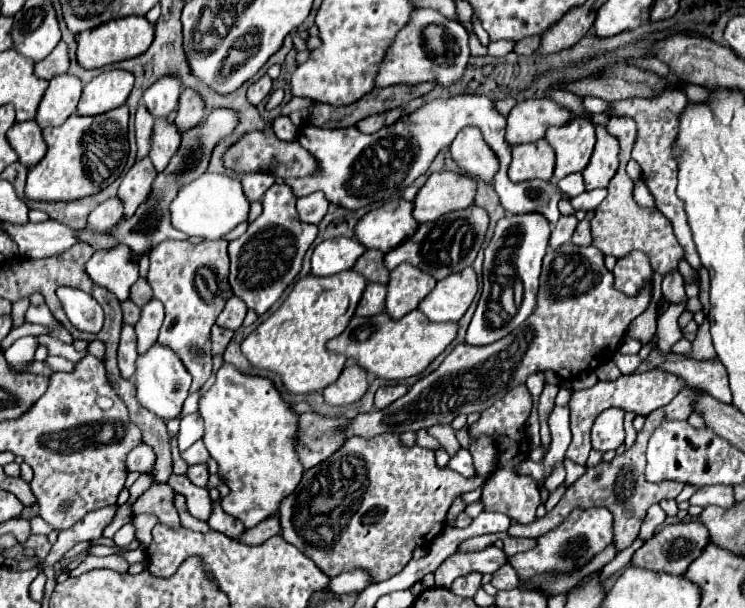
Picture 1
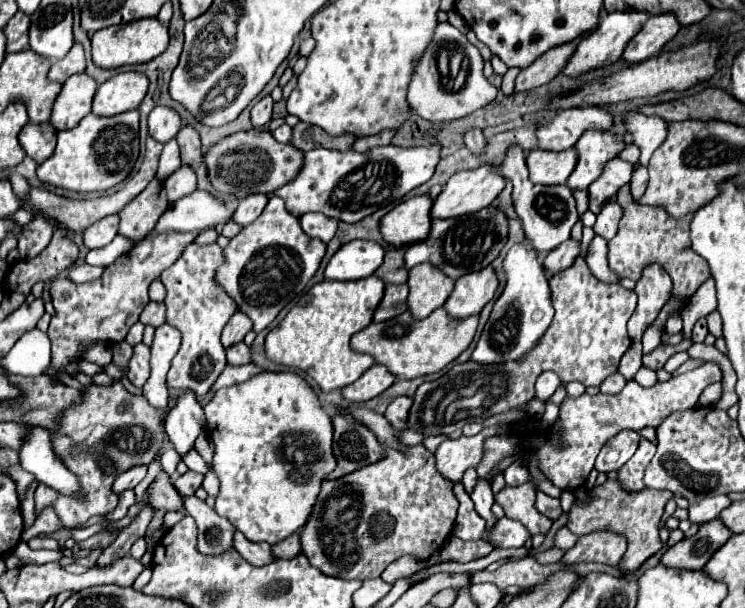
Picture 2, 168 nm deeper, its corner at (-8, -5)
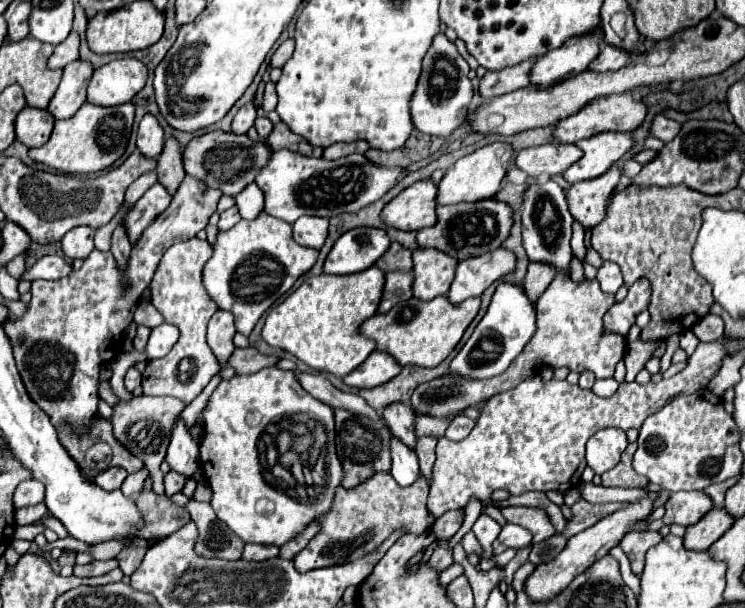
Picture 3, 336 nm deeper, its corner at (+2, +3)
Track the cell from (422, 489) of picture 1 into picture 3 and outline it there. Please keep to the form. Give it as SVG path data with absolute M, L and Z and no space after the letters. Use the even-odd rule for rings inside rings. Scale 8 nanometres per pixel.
M375 473L351 489L337 487L331 509L315 519L319 533L293 559L297 571L305 573L319 567L357 561L379 549L381 543L395 531L411 535L425 533L435 523L433 513L427 509L427 493L429 485L423 475L419 475L417 481L409 487L401 487L389 473Z

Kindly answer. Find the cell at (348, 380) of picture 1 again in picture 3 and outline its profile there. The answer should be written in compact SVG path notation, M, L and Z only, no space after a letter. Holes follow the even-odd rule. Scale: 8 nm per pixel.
M373 351L355 371L351 371L343 381L349 387L365 389L365 387L377 387L385 381L393 379L401 371L401 365L381 351Z

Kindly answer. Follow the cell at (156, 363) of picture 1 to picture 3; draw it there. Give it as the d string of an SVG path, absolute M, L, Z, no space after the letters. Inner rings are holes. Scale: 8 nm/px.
M183 417L175 419L165 461L171 465L173 471L191 477L199 467L197 455L199 455L199 443L191 439Z

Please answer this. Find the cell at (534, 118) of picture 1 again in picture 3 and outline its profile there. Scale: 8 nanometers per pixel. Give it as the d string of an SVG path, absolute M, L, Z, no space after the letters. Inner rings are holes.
M629 93L593 99L589 105L581 107L581 111L569 115L567 119L557 121L551 137L553 137L553 143L577 143L579 139L591 137L601 131L633 131L635 127L639 127L643 123L645 113L647 113L645 103L633 99Z

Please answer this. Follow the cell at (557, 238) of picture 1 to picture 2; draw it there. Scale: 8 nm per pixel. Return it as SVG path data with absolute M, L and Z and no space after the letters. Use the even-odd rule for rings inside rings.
M569 239L567 243L561 243L557 249L549 251L549 253L543 257L541 265L543 265L545 273L547 273L549 277L553 277L553 275L557 275L559 271L571 267L571 263L575 261L577 255L579 255L579 243L573 241L573 239Z

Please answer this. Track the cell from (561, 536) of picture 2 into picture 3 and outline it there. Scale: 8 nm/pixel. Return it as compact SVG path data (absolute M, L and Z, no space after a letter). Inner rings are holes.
M689 491L689 493L671 493L669 501L665 503L665 517L660 520L652 521L650 524L647 520L636 522L631 525L631 530L651 530L659 531L663 525L671 525L671 523L679 523L679 525L693 525L697 523L709 509L713 507L713 503L709 501L709 495L705 491Z

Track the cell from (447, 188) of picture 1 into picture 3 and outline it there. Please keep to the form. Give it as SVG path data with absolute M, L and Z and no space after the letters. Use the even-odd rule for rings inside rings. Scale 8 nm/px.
M491 143L461 157L451 169L445 171L443 179L439 181L437 205L457 205L463 201L481 201L493 197L501 187L509 159L511 159L511 145L507 143Z

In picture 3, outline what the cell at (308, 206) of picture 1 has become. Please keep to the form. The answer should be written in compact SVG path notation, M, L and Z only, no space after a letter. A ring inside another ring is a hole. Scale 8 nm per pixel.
M303 215L301 219L297 219L293 223L293 239L299 245L313 247L313 249L321 249L323 241L327 237L327 227L329 227L329 219Z

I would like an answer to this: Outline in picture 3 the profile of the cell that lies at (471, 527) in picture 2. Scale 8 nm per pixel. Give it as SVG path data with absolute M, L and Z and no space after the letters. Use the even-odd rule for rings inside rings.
M469 531L469 533L465 533L463 535L463 539L461 539L461 545L463 545L463 549L467 551L467 553L479 553L481 555L481 547L479 547L479 543L477 543L477 539L475 539L475 535L473 535L473 531Z

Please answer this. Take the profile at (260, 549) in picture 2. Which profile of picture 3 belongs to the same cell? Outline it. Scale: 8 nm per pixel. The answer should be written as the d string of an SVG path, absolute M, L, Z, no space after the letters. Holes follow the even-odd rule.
M247 543L245 549L243 549L243 559L247 561L265 561L265 559L271 559L279 553L279 547L275 545L255 545L255 543Z

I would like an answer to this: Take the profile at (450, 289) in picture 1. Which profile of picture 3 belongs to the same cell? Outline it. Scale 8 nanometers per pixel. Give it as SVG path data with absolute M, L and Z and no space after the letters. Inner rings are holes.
M501 247L479 257L459 261L447 299L451 303L463 303L469 297L479 297L493 281L501 279L513 269L515 269L515 255Z

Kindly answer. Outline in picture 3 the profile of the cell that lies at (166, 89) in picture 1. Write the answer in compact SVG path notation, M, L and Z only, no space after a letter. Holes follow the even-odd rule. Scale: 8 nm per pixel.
M147 113L139 123L139 135L137 135L137 147L147 157L159 157L163 151L165 133L157 121L155 115Z

